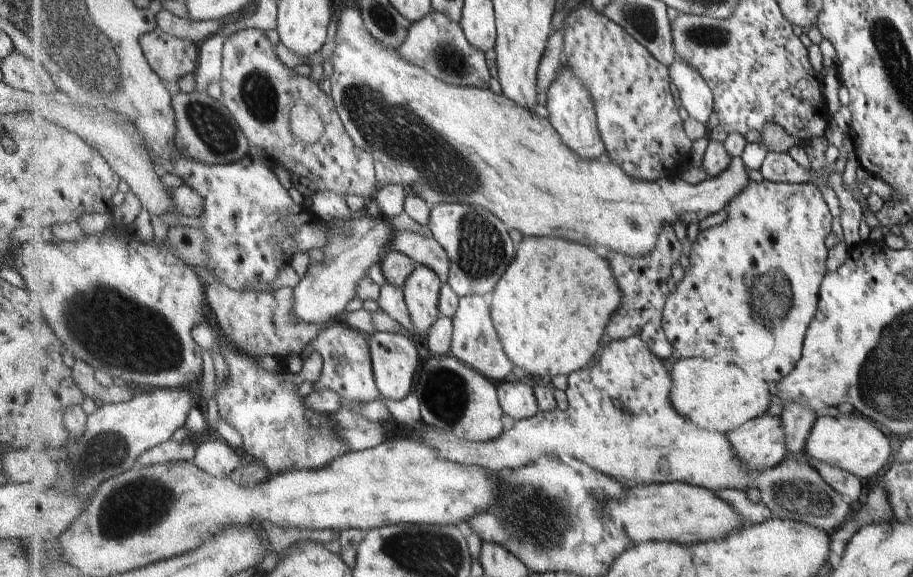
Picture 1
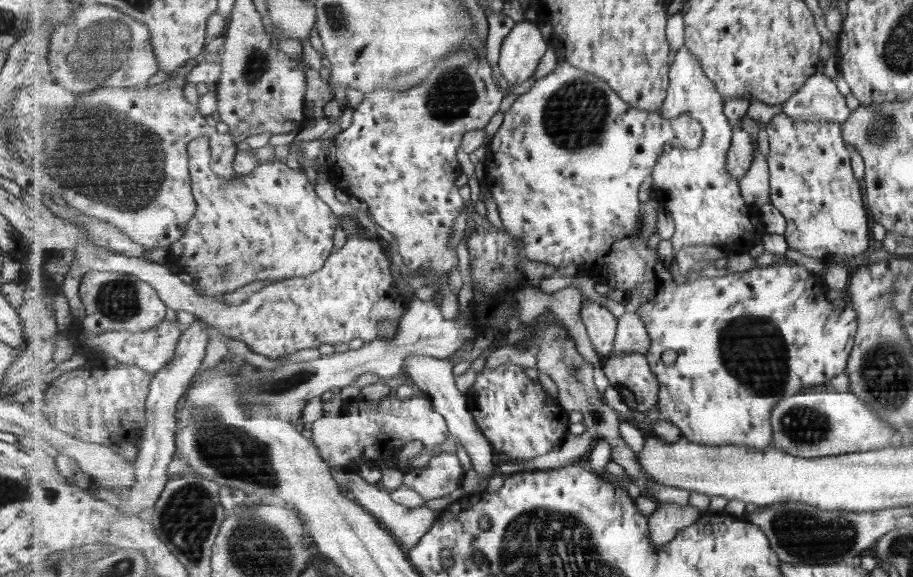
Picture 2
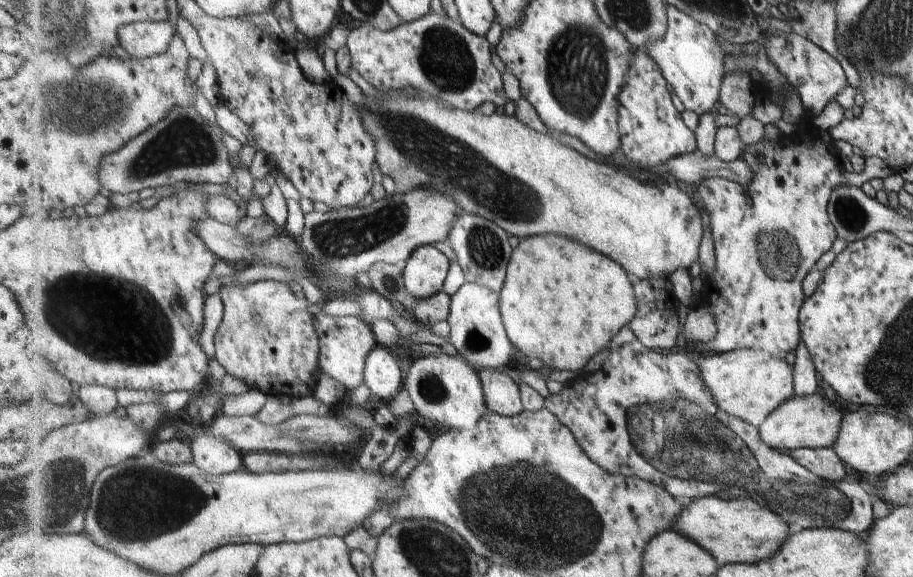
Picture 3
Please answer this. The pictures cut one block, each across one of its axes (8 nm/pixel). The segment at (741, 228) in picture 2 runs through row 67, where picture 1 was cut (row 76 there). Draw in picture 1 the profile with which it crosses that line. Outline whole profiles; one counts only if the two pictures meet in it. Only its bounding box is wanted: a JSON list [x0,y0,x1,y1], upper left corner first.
[670,56,715,125]

